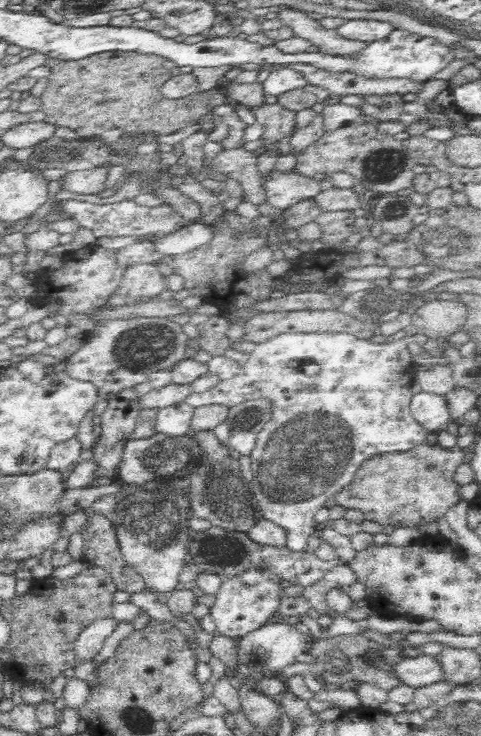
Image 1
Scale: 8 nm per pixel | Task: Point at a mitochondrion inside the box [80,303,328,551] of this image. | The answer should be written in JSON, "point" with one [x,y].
{"point":[219,492]}

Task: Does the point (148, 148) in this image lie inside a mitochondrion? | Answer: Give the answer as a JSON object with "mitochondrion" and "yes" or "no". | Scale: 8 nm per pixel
{"mitochondrion":"yes"}

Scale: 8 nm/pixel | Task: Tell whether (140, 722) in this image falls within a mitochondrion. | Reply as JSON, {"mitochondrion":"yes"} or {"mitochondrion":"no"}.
{"mitochondrion":"yes"}

